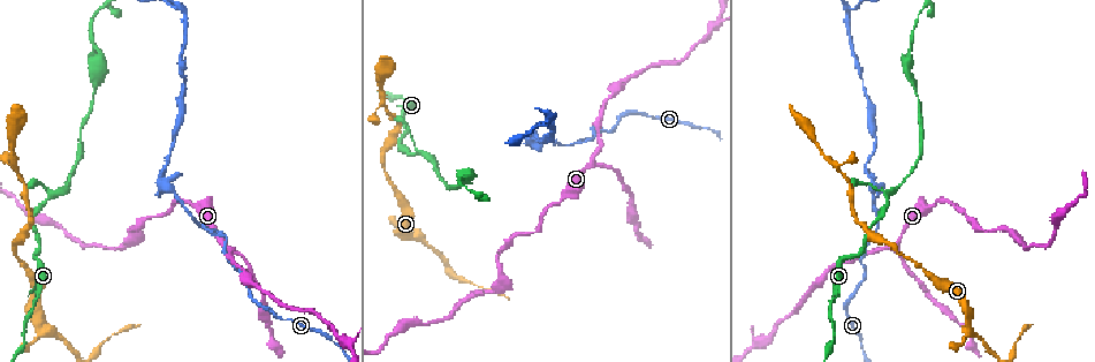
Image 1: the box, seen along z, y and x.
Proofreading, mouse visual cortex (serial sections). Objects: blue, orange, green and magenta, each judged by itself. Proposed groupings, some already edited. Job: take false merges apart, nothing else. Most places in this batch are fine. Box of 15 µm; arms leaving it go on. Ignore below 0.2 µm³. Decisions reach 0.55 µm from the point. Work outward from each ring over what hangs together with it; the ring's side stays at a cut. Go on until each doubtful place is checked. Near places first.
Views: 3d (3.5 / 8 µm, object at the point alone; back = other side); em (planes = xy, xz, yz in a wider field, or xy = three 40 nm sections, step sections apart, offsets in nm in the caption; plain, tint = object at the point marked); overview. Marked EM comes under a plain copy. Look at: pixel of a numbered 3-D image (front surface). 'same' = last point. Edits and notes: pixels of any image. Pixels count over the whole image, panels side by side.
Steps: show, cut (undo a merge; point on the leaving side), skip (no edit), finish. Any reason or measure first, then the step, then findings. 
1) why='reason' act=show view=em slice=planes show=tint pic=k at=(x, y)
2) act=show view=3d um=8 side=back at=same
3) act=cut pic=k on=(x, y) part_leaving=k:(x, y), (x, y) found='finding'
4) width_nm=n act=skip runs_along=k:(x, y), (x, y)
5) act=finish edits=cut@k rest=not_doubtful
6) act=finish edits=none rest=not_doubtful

why='three-way junction' act=show view=3d um=8 pic=1 at=(591, 160)

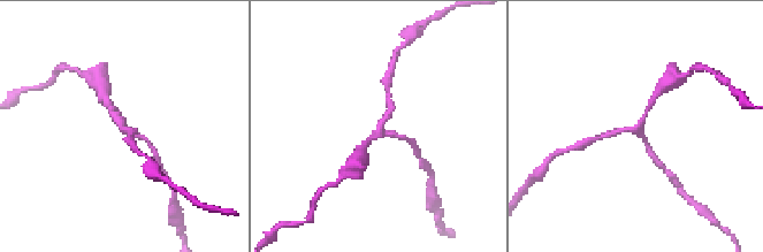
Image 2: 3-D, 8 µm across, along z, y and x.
arms=3 arm_widths_nm=150,150,200 act=show view=em slice=xy step=1 show=tint pic=2 at=(120, 127)

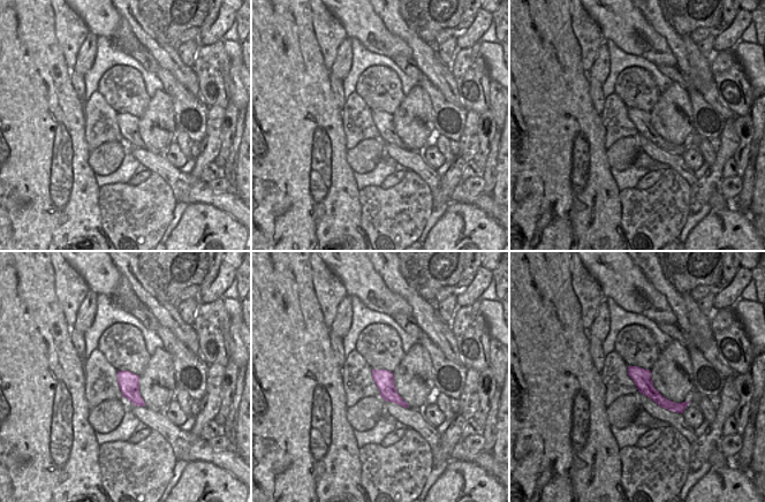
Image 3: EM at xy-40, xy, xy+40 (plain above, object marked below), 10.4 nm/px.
act=skip found='one cell here'

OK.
why='sudden change in width' act=show view=3d um=3.5 pic=1 at=(867, 177)

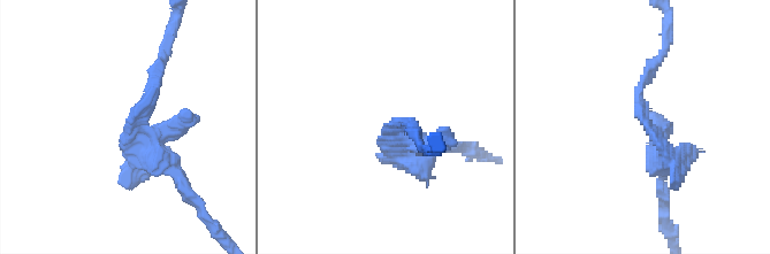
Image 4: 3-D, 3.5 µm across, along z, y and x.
why='now the EM' act=show view=em slice=xy step=5 show=tint pic=4 at=(649, 128)

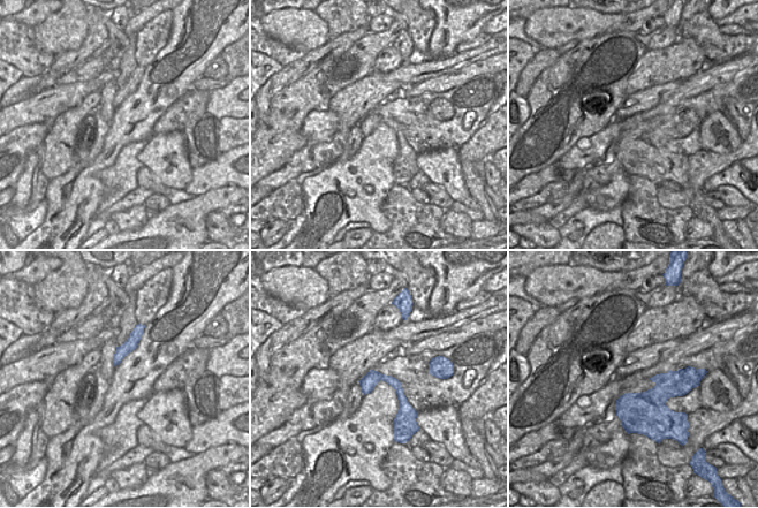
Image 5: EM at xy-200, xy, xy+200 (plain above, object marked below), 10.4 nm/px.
why='cut it another way' act=show view=em slice=planes show=tint at=same

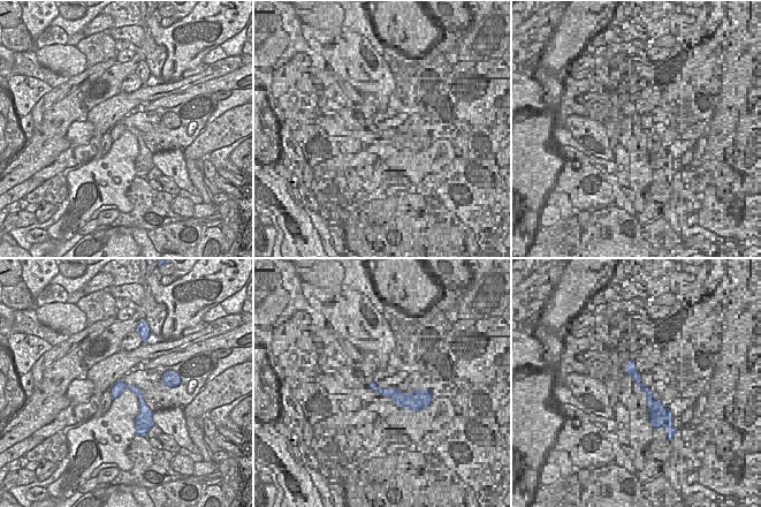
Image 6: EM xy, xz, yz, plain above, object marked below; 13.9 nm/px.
act=skip runs_along=6:(113, 388), (131, 387), (146, 416) found='one cell here'

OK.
why='three arms meet' act=show view=3d um=3.5 pic=1 at=(552, 115)

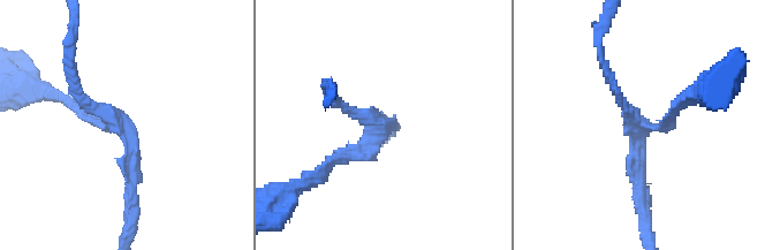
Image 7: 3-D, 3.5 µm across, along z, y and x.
act=show view=em slice=xy step=3 show=tint pic=7 at=(391, 123)

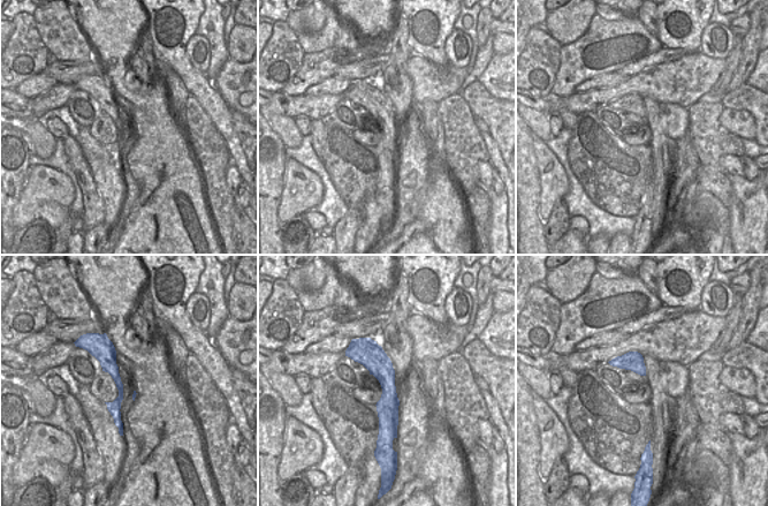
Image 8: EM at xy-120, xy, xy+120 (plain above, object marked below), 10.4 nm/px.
arms=3 arm_widths_nm=150,200,200 act=skip runs_along=8:(364, 340), (386, 375), (394, 433) found='continuous, no second cell'

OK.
act=finish edits=none rest=not_doubtful

